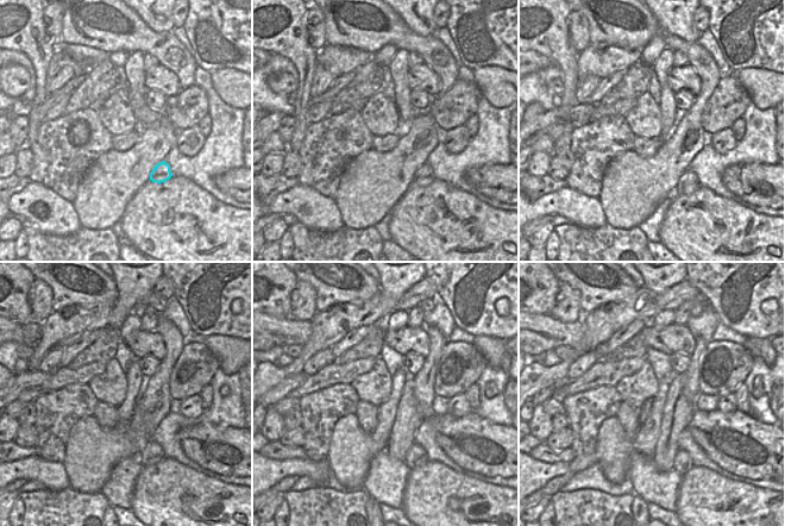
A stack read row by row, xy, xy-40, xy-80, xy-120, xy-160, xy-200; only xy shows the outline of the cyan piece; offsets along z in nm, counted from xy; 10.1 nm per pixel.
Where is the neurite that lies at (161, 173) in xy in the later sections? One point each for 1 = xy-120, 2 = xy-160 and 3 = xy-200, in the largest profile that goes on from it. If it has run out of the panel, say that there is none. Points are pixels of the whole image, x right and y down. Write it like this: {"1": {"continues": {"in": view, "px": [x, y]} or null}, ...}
{"1": {"continues": {"in": "xy-120", "px": [152, 452]}}, "2": {"continues": {"in": "xy-160", "px": [416, 456]}}, "3": {"continues": {"in": "xy-200", "px": [682, 463]}}}

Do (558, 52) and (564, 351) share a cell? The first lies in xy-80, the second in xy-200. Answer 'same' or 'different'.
different

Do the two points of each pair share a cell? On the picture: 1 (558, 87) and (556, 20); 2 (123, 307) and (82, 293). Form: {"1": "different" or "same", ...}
{"1": "different", "2": "different"}

